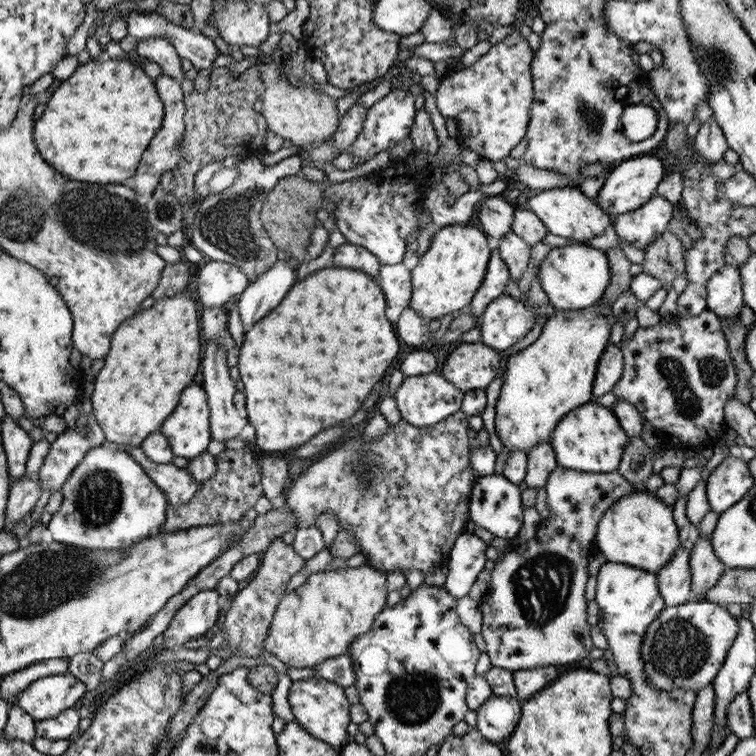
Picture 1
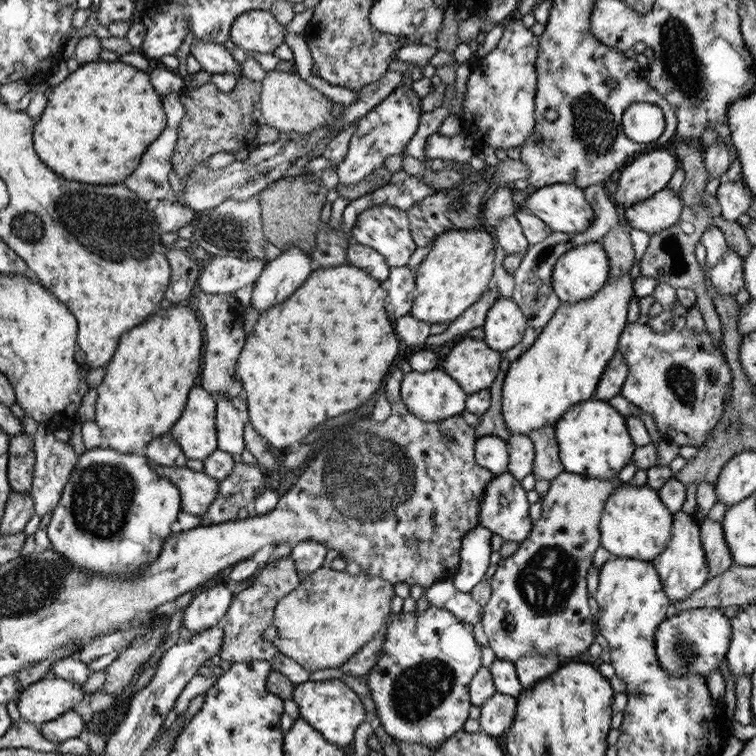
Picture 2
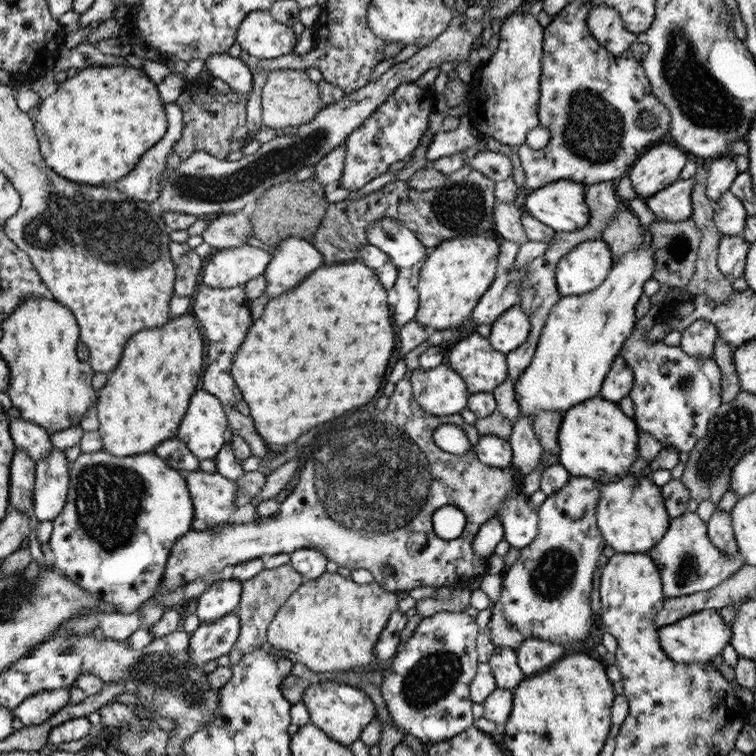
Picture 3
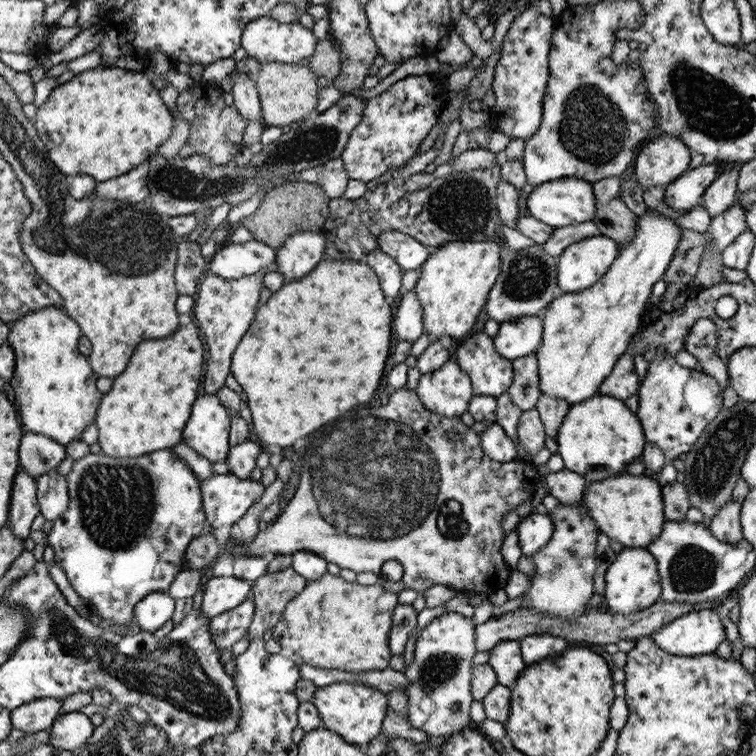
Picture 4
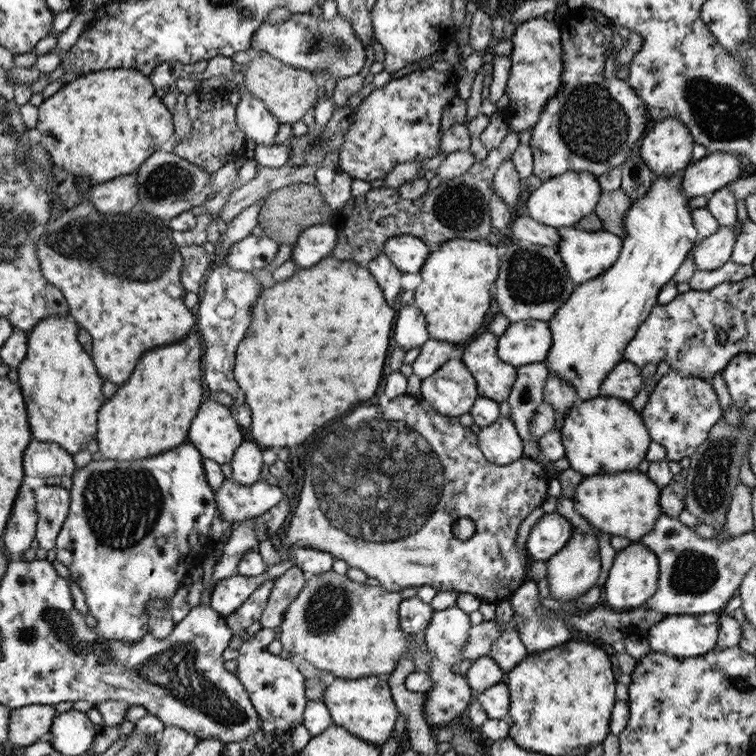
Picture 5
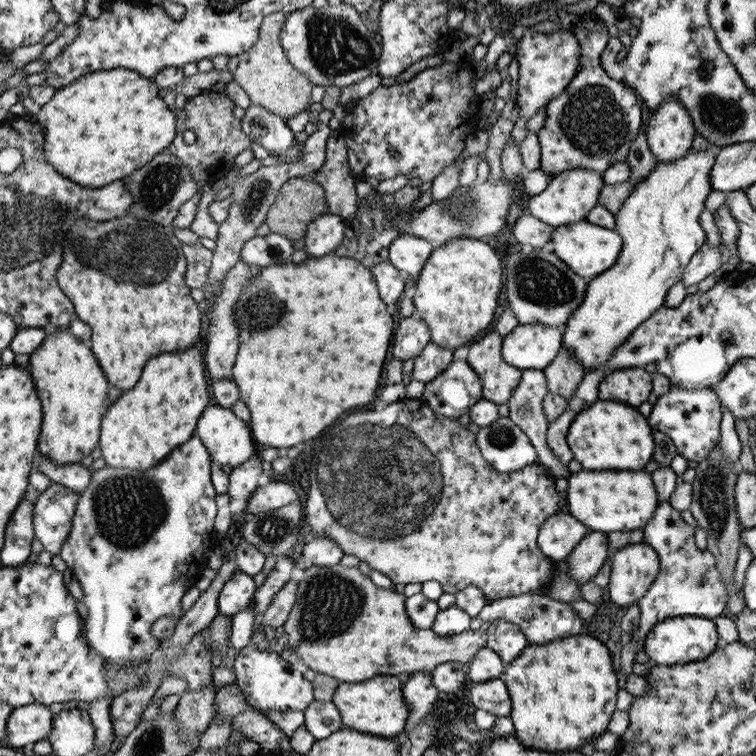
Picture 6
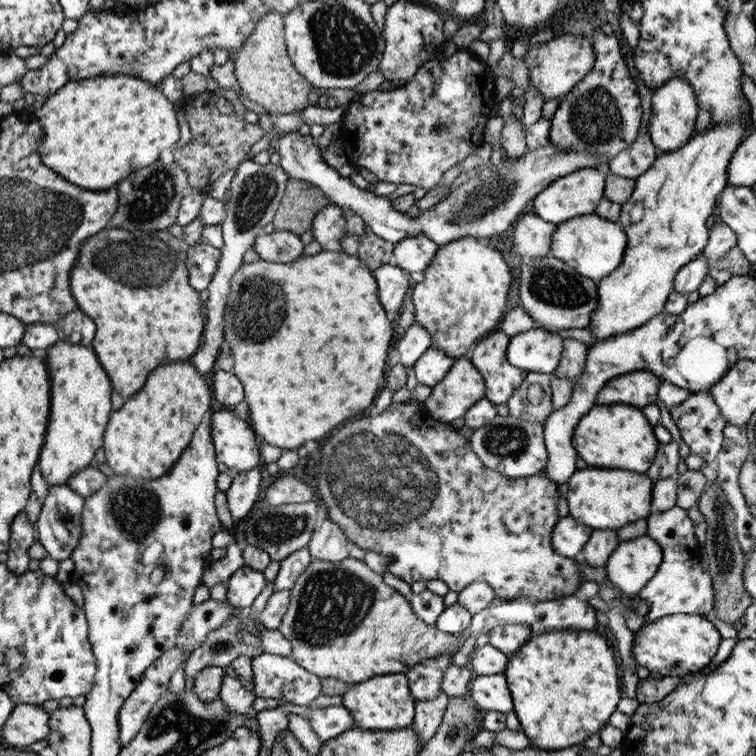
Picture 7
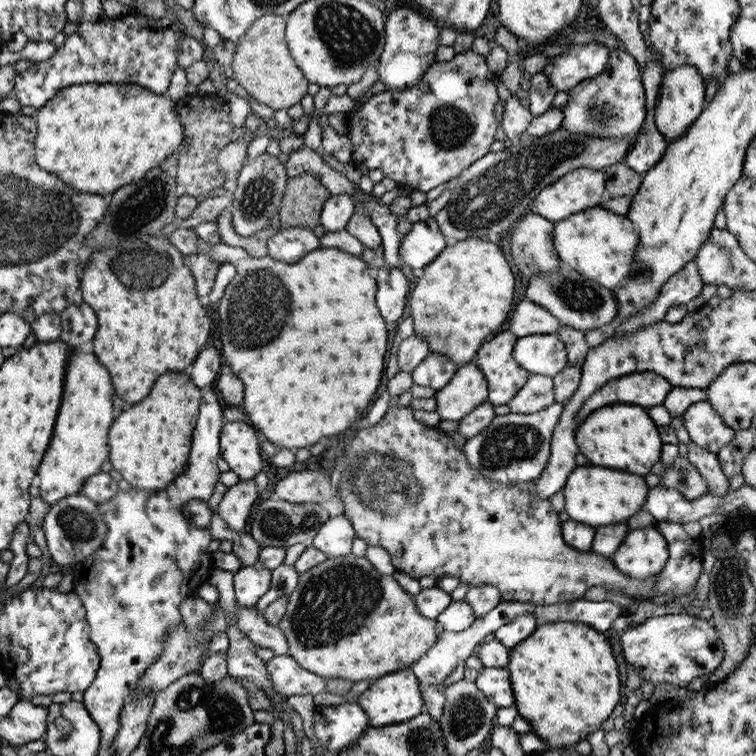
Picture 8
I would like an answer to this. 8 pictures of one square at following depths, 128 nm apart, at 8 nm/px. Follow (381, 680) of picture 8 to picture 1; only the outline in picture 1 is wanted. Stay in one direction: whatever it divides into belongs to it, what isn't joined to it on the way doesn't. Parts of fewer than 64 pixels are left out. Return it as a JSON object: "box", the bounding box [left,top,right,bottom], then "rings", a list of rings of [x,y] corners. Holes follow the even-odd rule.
{"box":[288,677,351,749],"rings":[[[316,677],[296,680],[289,689],[288,700],[295,721],[310,735],[326,741],[326,744],[331,744],[337,749],[351,740],[347,732],[351,723],[350,702],[346,699],[344,687],[340,684]]]}

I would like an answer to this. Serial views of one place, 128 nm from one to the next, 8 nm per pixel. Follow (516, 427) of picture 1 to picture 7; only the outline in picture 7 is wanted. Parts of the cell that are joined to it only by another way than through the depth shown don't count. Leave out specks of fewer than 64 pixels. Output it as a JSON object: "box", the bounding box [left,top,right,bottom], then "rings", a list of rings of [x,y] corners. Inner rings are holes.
{"box":[587,119,748,342],"rings":[[[734,119],[726,125],[711,125],[702,132],[694,132],[690,141],[682,148],[668,153],[660,153],[649,170],[638,179],[632,196],[621,204],[619,223],[627,234],[628,244],[620,266],[604,279],[597,281],[597,307],[591,312],[587,329],[595,342],[610,338],[646,324],[653,316],[664,311],[666,301],[673,291],[676,273],[685,265],[694,261],[709,242],[709,229],[716,197],[728,186],[728,163],[732,160],[736,148],[746,138],[748,122]],[[640,204],[644,208],[640,220],[632,220],[632,208]]]}

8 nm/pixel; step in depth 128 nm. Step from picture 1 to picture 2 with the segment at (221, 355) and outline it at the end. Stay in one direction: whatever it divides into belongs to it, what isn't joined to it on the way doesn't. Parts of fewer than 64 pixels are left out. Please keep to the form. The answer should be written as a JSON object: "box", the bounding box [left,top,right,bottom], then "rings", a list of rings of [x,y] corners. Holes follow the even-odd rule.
{"box":[216,398,247,454],"rings":[[[217,398],[216,424],[218,425],[218,445],[223,451],[241,454],[245,448],[243,430],[247,424],[244,414],[232,406],[233,401],[228,398]]]}

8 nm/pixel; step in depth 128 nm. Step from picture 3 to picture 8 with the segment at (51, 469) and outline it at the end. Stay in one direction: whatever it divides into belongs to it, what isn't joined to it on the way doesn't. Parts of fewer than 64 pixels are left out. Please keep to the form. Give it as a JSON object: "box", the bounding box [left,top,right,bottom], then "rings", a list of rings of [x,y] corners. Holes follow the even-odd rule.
{"box":[43,492,107,567],"rings":[[[81,492],[66,496],[60,502],[48,506],[43,519],[43,531],[51,560],[61,567],[68,564],[75,567],[87,556],[91,556],[97,548],[100,548],[107,530],[107,524],[97,507],[97,503]]]}

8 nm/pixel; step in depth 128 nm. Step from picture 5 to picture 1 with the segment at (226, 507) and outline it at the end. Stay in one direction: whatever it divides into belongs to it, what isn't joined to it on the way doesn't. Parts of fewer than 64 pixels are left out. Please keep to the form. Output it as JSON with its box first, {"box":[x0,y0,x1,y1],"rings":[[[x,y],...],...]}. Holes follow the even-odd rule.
{"box":[124,445,200,506],"rings":[[[124,445],[124,451],[128,452],[134,460],[141,463],[141,467],[152,477],[168,497],[170,506],[182,506],[189,503],[196,494],[200,482],[196,482],[193,476],[186,472],[186,469],[176,467],[172,462],[168,464],[158,464],[152,462],[142,450],[142,447],[131,447]]]}

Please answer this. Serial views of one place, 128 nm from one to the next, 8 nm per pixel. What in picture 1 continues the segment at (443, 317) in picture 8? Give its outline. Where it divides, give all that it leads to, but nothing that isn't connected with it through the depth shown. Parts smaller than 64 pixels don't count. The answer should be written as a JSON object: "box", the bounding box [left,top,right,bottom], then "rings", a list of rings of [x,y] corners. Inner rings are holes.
{"box":[409,224,492,320],"rings":[[[466,224],[440,227],[432,237],[430,248],[422,254],[418,264],[411,270],[412,294],[409,307],[413,308],[424,320],[438,319],[445,314],[467,311],[473,296],[484,280],[492,251],[488,247],[487,234],[483,230]]]}

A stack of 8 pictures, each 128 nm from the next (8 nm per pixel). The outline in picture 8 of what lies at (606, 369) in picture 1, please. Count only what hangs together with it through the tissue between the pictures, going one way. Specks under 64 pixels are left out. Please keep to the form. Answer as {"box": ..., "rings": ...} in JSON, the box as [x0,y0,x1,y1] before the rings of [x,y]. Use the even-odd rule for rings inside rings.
{"box":[574,372,674,429],"rings":[[[655,372],[630,373],[609,380],[588,399],[574,418],[575,429],[587,416],[606,405],[632,404],[646,408],[662,405],[674,387]]]}

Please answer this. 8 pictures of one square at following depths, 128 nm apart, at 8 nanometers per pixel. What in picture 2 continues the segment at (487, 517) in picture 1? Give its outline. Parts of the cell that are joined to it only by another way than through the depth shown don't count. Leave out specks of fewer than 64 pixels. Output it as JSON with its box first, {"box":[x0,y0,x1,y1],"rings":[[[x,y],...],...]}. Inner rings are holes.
{"box":[479,472,533,544],"rings":[[[508,472],[495,475],[495,479],[485,488],[479,504],[479,526],[498,534],[504,541],[520,544],[530,536],[533,527],[529,511],[530,505],[527,492],[522,487],[520,480]]]}

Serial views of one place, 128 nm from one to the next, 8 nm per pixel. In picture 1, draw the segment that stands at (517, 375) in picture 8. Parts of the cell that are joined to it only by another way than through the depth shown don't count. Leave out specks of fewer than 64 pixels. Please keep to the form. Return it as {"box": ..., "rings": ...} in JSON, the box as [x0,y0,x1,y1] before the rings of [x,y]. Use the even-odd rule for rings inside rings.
{"box":[441,340,501,393],"rings":[[[481,340],[460,343],[445,361],[441,374],[464,393],[486,389],[499,374],[501,356]]]}

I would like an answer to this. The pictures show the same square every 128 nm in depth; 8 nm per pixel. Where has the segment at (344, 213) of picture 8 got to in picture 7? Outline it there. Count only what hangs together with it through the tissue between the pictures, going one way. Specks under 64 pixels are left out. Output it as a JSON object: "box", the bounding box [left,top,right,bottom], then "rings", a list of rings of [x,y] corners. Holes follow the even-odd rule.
{"box":[311,202,346,247],"rings":[[[330,202],[324,209],[319,210],[314,217],[311,230],[313,238],[322,247],[330,240],[341,240],[346,234],[346,219],[340,206]]]}

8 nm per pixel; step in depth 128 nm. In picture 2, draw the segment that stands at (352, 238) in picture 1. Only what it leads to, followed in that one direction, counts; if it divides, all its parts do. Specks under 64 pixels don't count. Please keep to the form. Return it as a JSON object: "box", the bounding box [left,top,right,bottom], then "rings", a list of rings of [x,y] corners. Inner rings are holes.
{"box":[351,203,418,267],"rings":[[[388,203],[373,204],[370,208],[365,208],[361,213],[358,213],[351,233],[356,238],[356,242],[374,249],[382,255],[390,267],[406,266],[410,262],[412,254],[418,250],[411,235],[407,212],[390,206]]]}

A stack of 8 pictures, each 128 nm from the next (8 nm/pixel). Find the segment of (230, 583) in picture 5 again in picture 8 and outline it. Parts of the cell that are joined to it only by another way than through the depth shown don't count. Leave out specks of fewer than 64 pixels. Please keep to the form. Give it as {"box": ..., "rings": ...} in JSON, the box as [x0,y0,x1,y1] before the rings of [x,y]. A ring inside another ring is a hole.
{"box":[233,561,271,607],"rings":[[[256,561],[254,565],[241,567],[233,574],[235,600],[240,607],[255,607],[271,585],[271,569]]]}

